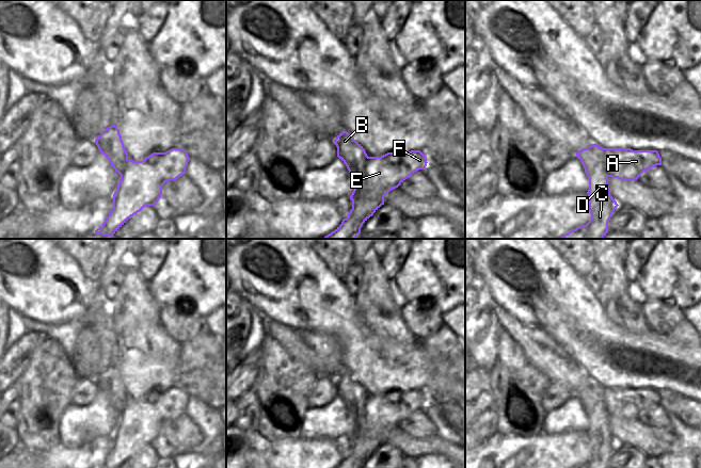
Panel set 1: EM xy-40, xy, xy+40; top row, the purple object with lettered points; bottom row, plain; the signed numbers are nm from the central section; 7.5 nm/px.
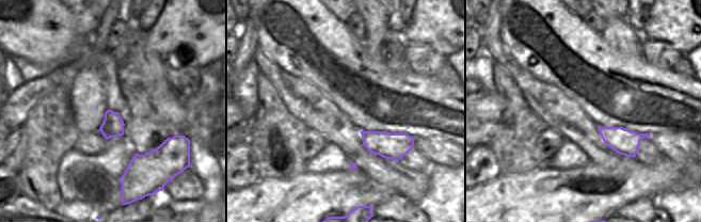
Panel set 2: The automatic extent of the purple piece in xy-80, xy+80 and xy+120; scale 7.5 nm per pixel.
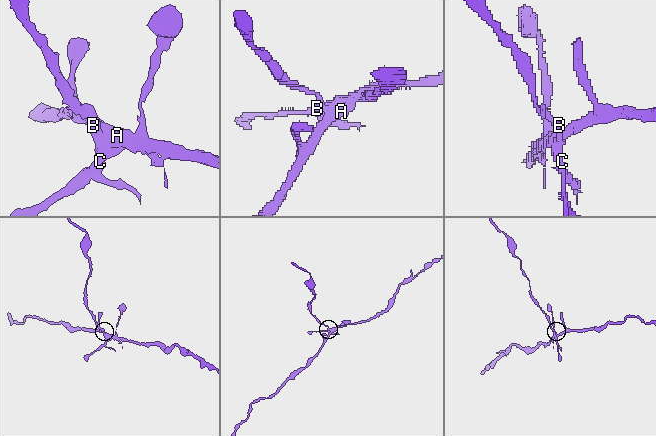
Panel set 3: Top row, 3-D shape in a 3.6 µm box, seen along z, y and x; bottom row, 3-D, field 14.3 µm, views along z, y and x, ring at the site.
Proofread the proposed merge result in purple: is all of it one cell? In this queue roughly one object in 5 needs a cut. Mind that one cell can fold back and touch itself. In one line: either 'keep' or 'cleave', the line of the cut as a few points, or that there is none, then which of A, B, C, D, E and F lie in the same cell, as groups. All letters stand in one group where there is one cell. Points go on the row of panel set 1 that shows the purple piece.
cleave; cut xy (369, 157), (362, 190), (366, 196), (372, 196), (382, 204); groups A E F / B C D

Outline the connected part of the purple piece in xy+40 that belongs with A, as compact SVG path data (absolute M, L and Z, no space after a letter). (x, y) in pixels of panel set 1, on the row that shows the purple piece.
M604 148L604 158L608 176L620 180L637 180L643 172L662 165L657 150Z

